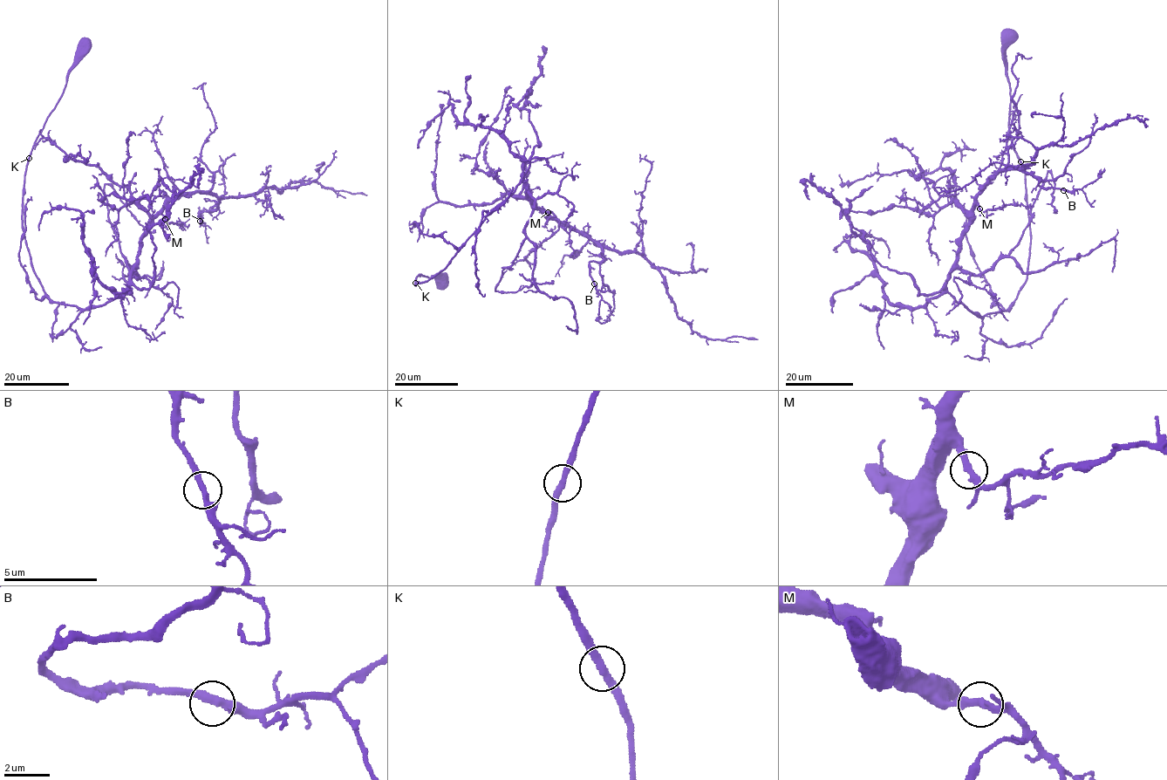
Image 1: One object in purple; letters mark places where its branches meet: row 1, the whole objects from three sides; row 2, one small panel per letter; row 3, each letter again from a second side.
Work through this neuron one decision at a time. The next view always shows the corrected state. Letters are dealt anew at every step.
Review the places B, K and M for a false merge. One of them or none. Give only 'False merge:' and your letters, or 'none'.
False merge: none

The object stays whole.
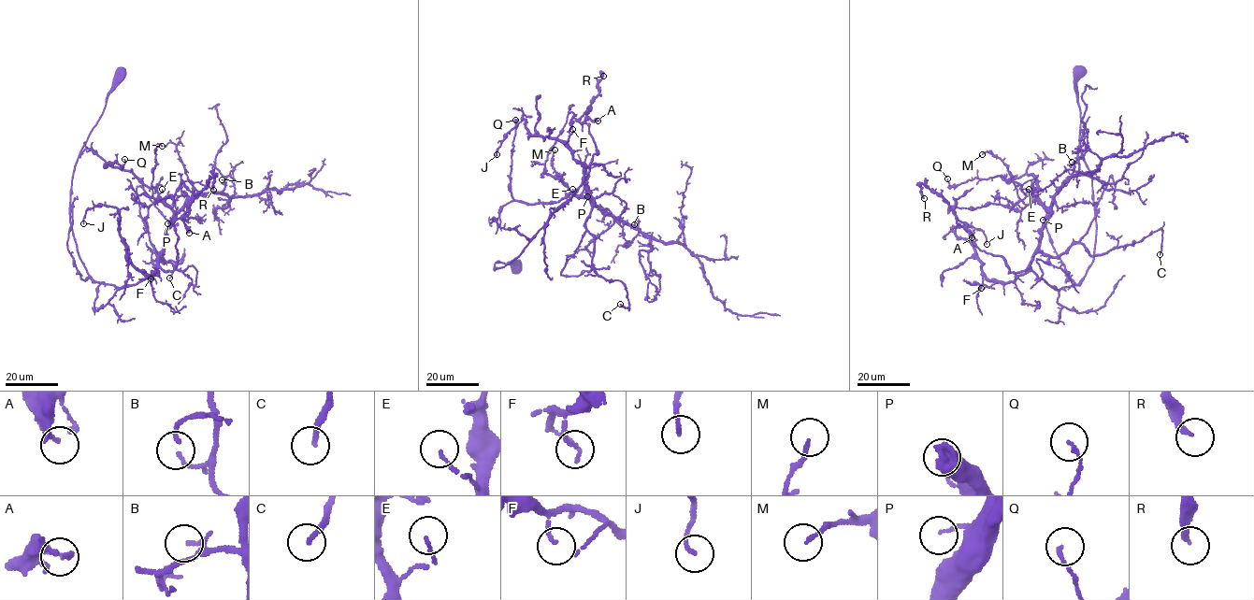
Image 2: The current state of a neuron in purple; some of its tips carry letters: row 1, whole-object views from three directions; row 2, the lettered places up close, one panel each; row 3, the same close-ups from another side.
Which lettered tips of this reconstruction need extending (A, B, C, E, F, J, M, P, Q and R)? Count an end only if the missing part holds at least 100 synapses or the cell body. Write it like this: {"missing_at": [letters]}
{"missing_at": []}

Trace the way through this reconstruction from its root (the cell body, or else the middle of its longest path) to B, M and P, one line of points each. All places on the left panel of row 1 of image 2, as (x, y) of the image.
B: (119, 73), (72, 174), (89, 276), (146, 278), (167, 226), (222, 179)
M: (119, 73), (72, 179), (72, 235), (96, 281), (129, 286), (155, 269), (173, 213), (152, 195), (162, 146)
P: (119, 73), (72, 174), (69, 217), (77, 252), (95, 281), (129, 286), (155, 269), (167, 223)

